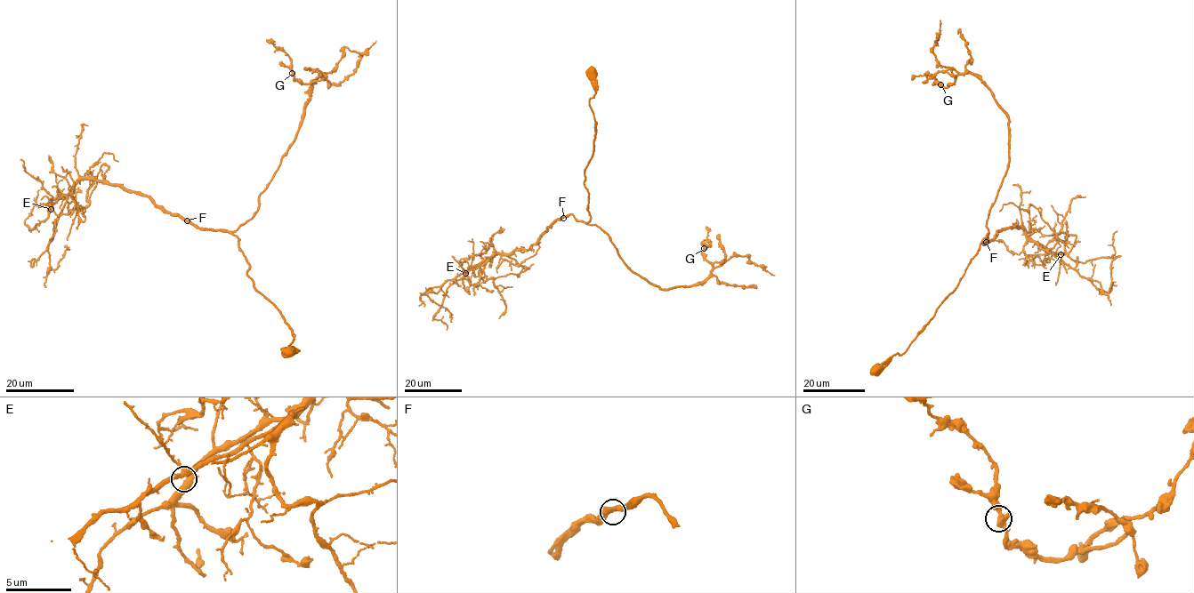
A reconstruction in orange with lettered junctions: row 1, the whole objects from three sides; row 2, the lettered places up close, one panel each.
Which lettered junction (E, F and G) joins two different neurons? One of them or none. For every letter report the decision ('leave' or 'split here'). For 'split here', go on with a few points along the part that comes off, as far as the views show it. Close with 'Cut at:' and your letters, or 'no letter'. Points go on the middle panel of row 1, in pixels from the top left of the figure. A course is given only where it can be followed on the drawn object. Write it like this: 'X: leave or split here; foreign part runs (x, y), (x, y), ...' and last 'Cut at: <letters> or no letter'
E: leave
F: leave
G: leave
Cut at: no letter

